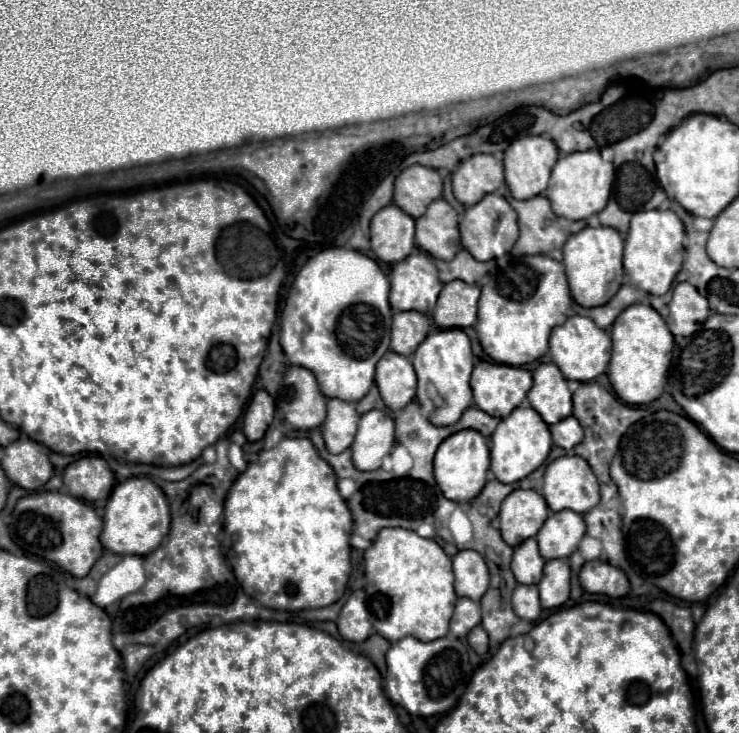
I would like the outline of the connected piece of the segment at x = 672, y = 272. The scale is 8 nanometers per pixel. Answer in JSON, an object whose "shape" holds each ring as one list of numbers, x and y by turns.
{"shape":[[673,210,635,212,631,220,631,230,625,238,625,256,623,256,623,268,625,274,629,276,629,282,639,290,663,296,671,288,677,272,681,270,683,238,685,226]]}

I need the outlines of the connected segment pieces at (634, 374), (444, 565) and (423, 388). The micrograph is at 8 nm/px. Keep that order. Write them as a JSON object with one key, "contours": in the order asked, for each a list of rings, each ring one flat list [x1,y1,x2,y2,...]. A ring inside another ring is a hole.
{"contours":[[[631,304,613,322,610,330,605,330,611,338,611,354,607,370,603,372,611,380,615,394,633,406,649,404,664,392,667,382,669,360,673,352,673,334,669,332,665,320,647,304]],[[383,528,379,530,375,542,365,550,365,578,367,578,367,608,371,614,371,624,389,642,397,642,407,634,419,638,421,642,431,642,443,638,449,630,449,620,455,610,455,590,453,590,453,570,451,558,443,548,429,538,421,538,413,530,403,528]],[[437,330,431,332,413,354,413,366,417,374,417,400,423,406,423,414,435,422,435,426,449,426,459,420,459,414,473,404,473,394,469,386,469,376,473,370,473,352,469,338,463,330],[427,386,435,386,437,396,443,398,443,404,437,406,429,396]]]}

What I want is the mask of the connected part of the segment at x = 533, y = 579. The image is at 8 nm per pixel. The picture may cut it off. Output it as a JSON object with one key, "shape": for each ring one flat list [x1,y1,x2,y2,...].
{"shape":[[527,538,527,542,521,542,511,560,511,570,517,578,519,584,537,584,541,574,543,574,543,564,545,560,541,558,537,550,535,538]]}

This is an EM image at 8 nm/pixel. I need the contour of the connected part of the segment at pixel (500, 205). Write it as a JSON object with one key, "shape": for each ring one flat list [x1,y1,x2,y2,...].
{"shape":[[487,194,479,204,465,210,459,230,461,230,461,244,465,250,471,252,475,260,497,260,506,256,501,254,495,258,494,245,491,238,495,232,495,226,499,222,500,212,505,210,505,198,497,194]]}

